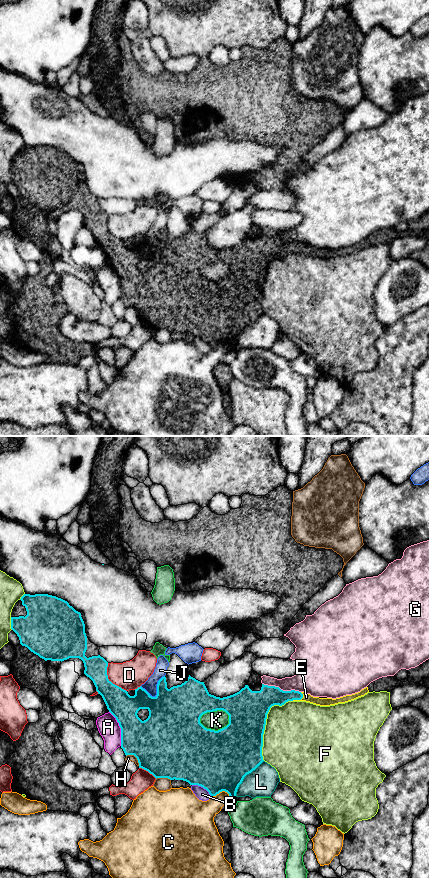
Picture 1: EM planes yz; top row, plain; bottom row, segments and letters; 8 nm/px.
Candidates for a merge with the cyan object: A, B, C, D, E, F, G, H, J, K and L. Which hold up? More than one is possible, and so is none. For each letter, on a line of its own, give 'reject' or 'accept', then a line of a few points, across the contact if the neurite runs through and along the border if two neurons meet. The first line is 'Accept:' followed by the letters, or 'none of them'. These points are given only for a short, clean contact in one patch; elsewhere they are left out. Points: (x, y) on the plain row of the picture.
Accept: E
A: reject
B: reject
C: reject; line yz (230, 348), (226, 344), (220, 343), (211, 349)
D: reject
E: accept
F: reject
G: reject
H: reject
J: reject
K: reject
L: reject

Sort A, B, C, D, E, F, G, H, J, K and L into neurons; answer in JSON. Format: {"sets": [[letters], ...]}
{"sets": [["A"], ["B"], ["C"], ["D"], ["E"], ["F"], ["G"], ["H", "L"], ["J"], ["K"]]}

